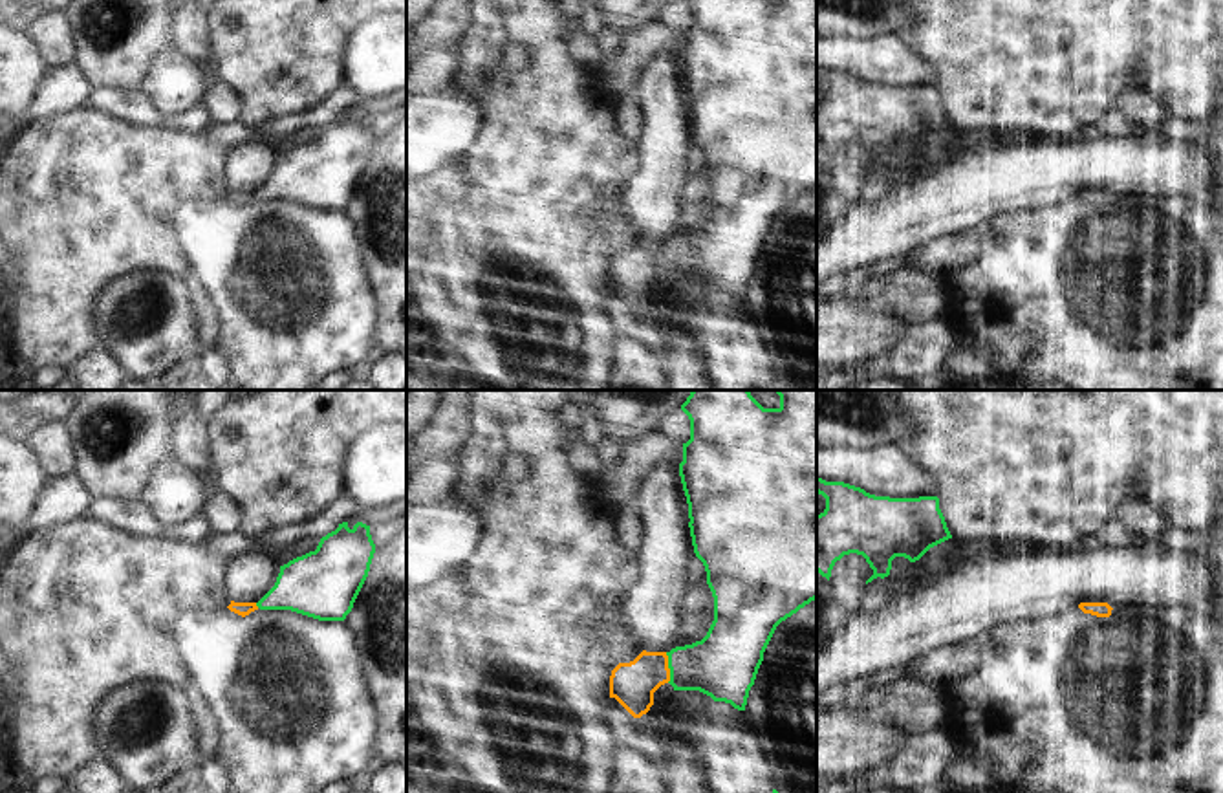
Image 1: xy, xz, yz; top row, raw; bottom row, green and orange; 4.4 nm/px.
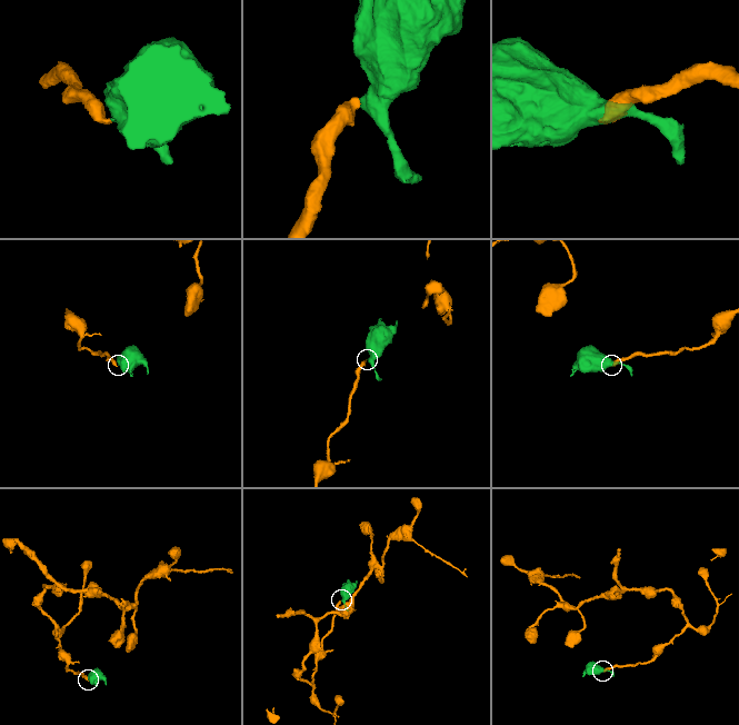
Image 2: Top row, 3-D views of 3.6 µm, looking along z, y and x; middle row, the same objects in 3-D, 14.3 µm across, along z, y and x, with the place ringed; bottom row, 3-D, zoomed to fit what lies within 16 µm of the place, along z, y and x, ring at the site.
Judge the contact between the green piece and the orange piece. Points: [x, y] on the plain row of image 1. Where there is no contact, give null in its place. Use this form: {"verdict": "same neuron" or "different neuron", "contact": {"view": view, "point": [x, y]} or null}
{"verdict": "same neuron", "contact": {"view": "xz", "point": [669, 257]}}

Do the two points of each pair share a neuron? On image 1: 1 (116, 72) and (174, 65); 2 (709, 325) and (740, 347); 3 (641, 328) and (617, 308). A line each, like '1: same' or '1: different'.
1: different
2: same
3: same

